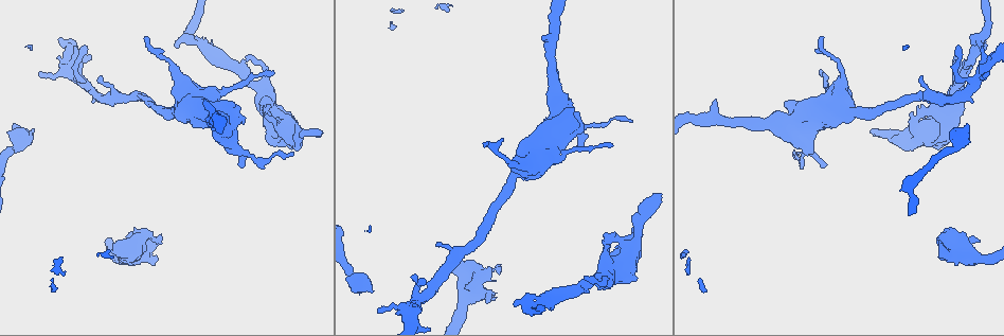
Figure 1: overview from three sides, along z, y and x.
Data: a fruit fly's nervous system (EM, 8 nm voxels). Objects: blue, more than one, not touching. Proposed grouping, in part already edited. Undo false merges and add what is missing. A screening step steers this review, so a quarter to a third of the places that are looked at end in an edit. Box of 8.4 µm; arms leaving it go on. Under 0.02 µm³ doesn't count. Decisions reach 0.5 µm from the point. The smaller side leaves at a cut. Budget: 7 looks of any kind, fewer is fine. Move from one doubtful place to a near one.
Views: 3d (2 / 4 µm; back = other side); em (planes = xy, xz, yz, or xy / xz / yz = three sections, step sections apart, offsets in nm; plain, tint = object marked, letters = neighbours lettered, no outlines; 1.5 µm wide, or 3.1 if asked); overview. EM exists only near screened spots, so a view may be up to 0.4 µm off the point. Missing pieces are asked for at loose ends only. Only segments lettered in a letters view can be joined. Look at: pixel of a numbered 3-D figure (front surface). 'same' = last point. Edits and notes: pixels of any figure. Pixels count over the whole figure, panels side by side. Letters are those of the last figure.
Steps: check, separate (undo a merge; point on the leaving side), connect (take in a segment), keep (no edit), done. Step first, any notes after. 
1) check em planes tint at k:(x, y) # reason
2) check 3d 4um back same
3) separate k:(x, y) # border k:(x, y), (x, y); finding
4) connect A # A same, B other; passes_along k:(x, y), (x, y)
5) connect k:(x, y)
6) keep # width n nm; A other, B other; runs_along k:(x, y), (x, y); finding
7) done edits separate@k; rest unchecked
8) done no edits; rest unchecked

check em planes letters at 1:(544, 40) # branch stops here

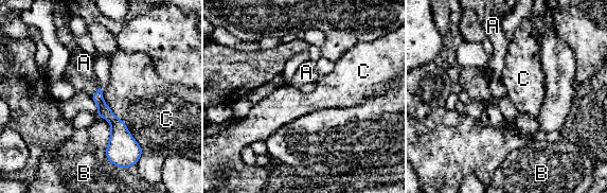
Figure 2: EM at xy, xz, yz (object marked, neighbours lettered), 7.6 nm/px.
keep # A other, B other, C other; border 2:(102, 91), (102, 100), (142, 148); none of them fits

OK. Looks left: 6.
check em xz step 8 plain at 1:(611, 253) # stops while still wide

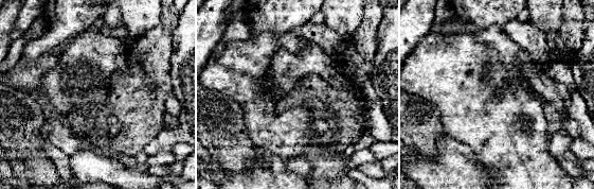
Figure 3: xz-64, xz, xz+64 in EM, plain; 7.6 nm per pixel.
check em xz step 8 tint same # where the object lies

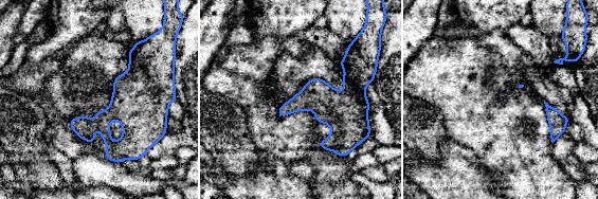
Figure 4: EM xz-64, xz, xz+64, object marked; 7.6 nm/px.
check em xz step 8 letters same # what lies round it

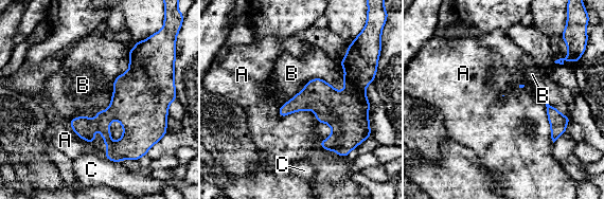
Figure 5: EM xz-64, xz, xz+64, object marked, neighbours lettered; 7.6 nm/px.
keep # A other, B other, C other; no lettered segment goes on from it

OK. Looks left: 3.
check 3d 2um at 1:(978, 79)

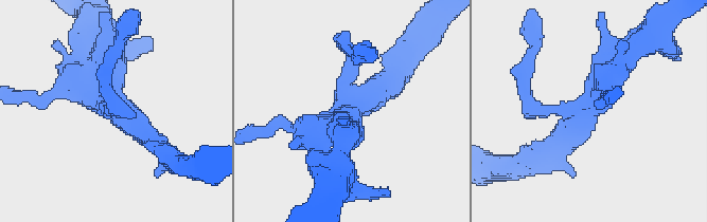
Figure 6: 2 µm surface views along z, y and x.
check em planes tint at 6:(586, 108) # need the tissue

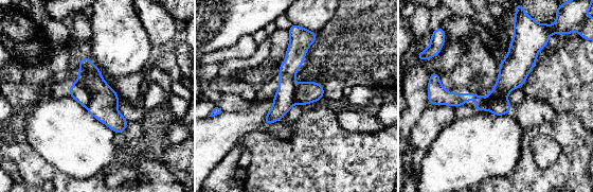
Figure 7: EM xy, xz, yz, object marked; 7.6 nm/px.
check em planes letters same

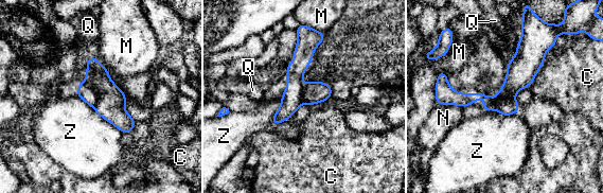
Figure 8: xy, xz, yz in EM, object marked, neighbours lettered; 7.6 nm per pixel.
separate 8:(85, 91) # C other, M other, N other, Q other, Z other; border 8:(86, 81), (96, 93), (93, 107); two neurons meet here

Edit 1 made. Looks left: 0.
done edits separate@8; rest unchecked

